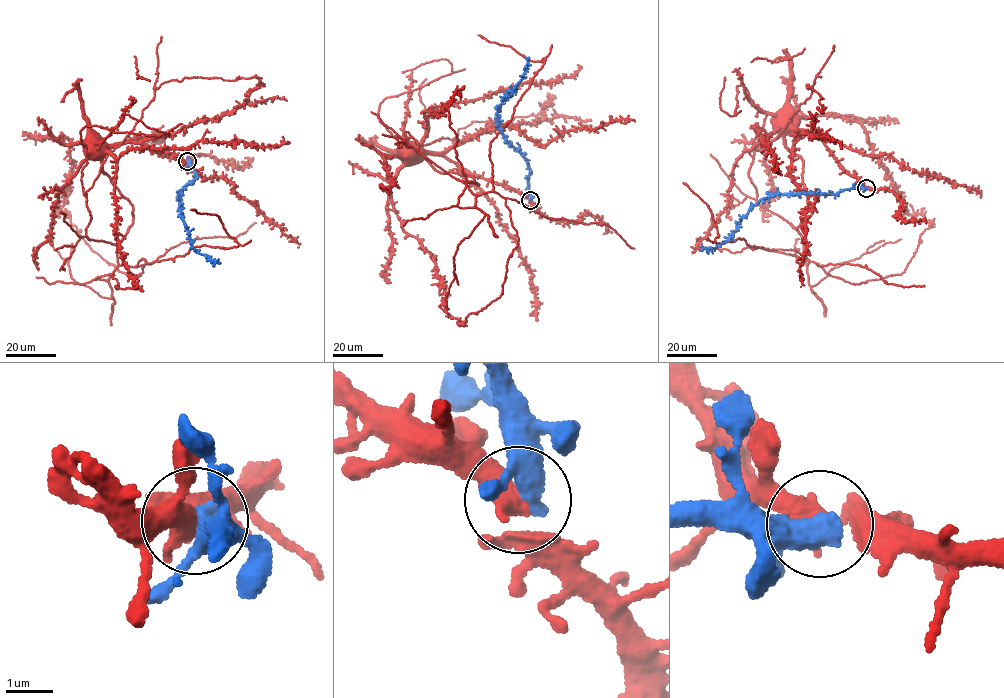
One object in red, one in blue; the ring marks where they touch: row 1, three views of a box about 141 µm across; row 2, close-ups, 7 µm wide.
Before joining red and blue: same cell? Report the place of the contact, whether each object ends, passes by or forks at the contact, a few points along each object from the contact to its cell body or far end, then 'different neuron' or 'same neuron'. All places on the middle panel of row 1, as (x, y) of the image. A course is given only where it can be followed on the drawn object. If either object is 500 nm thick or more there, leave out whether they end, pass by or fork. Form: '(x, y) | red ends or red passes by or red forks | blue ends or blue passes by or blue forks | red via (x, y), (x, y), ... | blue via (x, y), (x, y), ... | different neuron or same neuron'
(530, 200) | red via (531, 200), (503, 184), (473, 176), (443, 156), (426, 153), (413, 142), (403, 146) | blue via (531, 200), (529, 163), (506, 139), (496, 114), (499, 104), (524, 73), (525, 57) | different neuron

